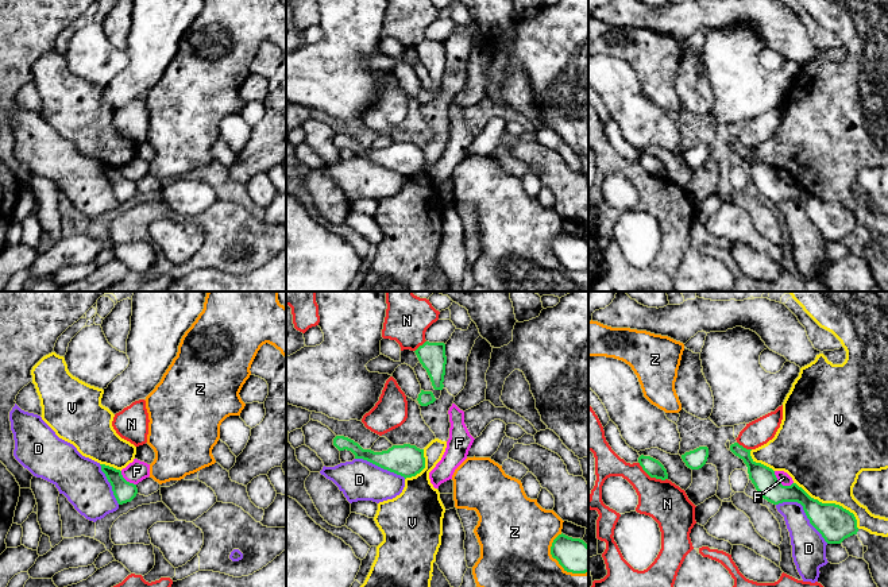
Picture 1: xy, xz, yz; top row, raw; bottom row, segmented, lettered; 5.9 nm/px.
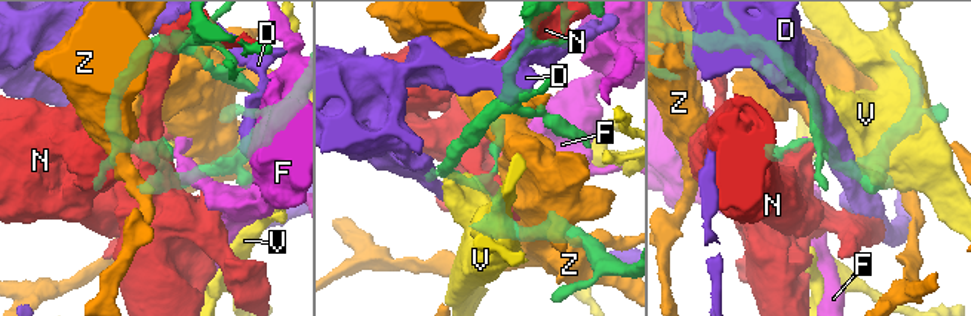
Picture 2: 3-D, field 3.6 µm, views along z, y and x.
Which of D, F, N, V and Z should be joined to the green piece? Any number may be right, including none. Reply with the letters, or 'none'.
none

